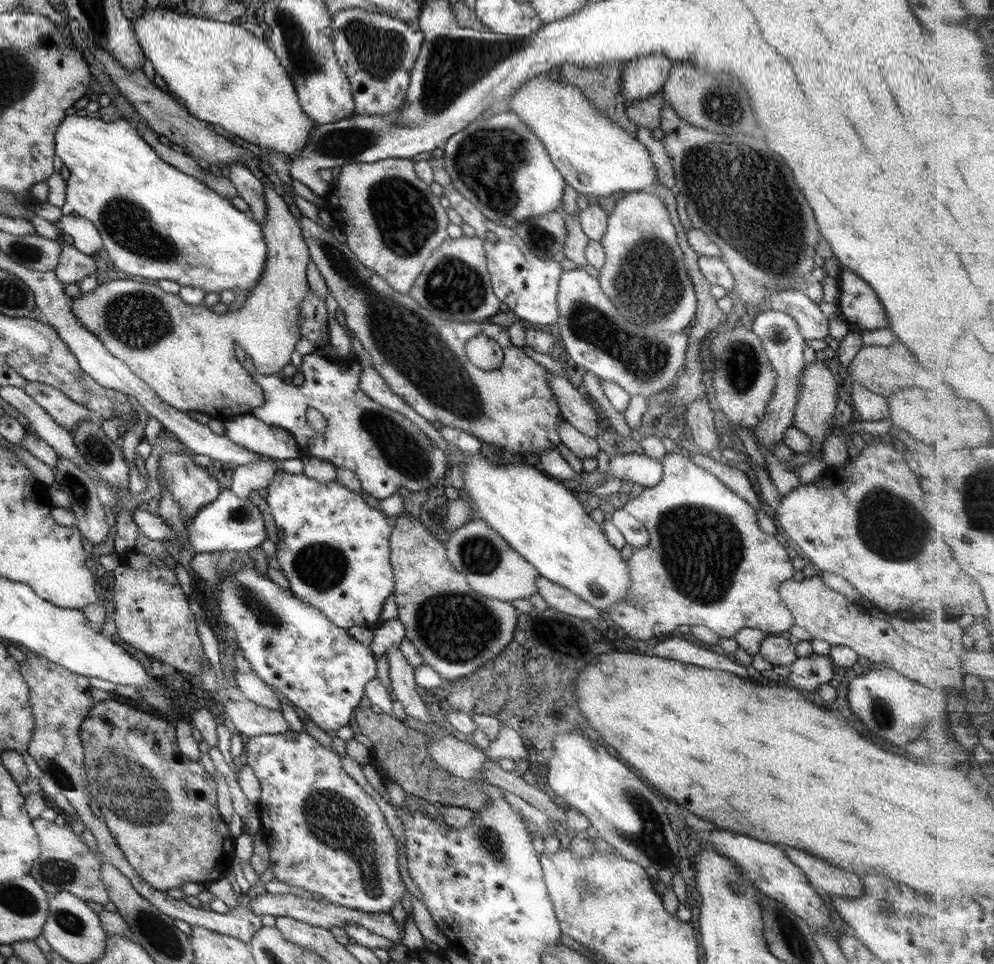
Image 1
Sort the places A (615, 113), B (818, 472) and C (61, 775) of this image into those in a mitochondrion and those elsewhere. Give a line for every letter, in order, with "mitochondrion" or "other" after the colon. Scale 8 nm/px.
A: other
B: other
C: mitochondrion

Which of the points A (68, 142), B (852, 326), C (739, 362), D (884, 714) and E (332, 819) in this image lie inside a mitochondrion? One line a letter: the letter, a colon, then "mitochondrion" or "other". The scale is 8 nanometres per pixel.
A: other
B: other
C: mitochondrion
D: mitochondrion
E: mitochondrion

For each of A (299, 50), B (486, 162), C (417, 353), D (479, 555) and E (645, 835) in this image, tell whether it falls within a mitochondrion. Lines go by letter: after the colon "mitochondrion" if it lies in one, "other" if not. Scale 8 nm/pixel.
A: mitochondrion
B: mitochondrion
C: mitochondrion
D: mitochondrion
E: mitochondrion

